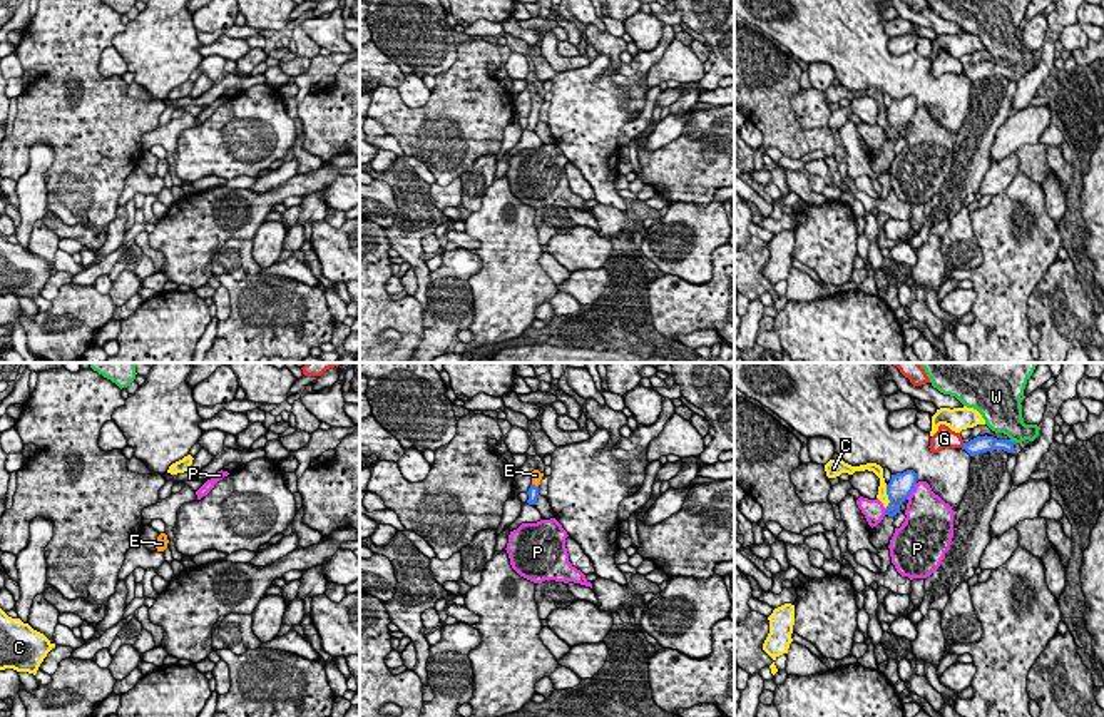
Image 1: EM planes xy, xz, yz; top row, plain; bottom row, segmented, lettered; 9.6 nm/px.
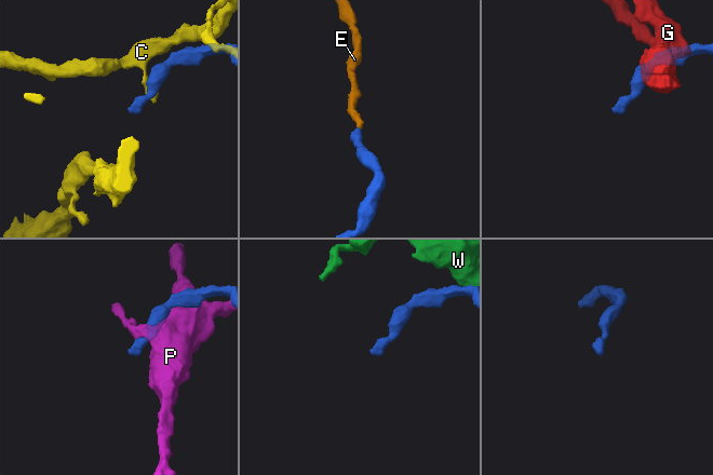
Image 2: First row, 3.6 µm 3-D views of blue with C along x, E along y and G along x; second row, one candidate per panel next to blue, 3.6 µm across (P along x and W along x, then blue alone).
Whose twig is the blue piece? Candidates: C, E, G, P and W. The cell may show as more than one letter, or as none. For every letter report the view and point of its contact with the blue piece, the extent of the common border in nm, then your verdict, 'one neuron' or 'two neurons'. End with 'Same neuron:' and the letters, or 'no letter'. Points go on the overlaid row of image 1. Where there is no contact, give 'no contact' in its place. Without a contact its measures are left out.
C: meets blue in yz at (889, 497); contact 220 nm long; two neurons
E: meets blue in xz at (534, 485); contact 70 nm long; one neuron
G: meets blue in yz at (964, 445); contact 60 nm long; two neurons
P: meets blue in yz at (912, 490); contact 190 nm long; two neurons
W: meets blue in yz at (1012, 442); contact 80 nm long; two neurons
Same neuron: E

